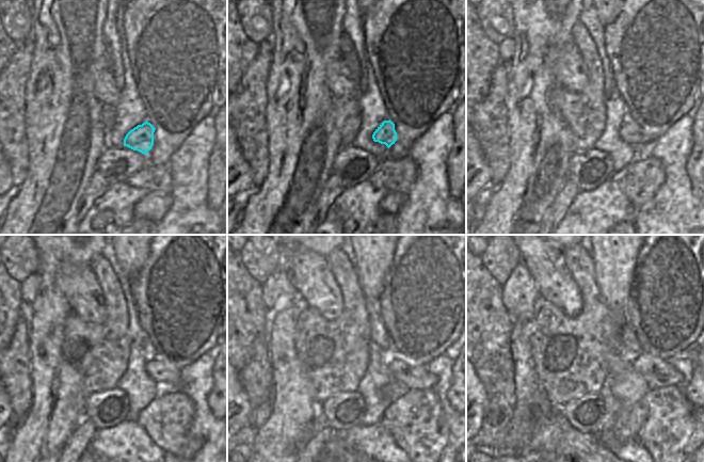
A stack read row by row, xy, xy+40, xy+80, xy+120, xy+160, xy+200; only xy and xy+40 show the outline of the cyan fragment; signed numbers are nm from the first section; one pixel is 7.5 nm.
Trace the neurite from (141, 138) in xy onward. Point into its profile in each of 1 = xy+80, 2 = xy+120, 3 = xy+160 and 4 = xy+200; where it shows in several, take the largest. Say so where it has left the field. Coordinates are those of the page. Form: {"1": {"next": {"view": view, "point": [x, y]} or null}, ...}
{"1": {"next": {"view": "xy+80", "point": [630, 132]}}, "2": {"next": {"view": "xy+120", "point": [157, 368]}}, "3": {"next": {"view": "xy+160", "point": [399, 367]}}, "4": {"next": {"view": "xy+200", "point": [662, 375]}}}

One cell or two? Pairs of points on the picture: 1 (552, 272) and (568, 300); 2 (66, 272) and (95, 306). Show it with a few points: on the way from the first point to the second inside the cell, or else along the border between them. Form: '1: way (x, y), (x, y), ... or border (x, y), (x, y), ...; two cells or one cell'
1: way (553, 279), (555, 284), (564, 293); one cell
2: way (75, 281), (86, 298); one cell

